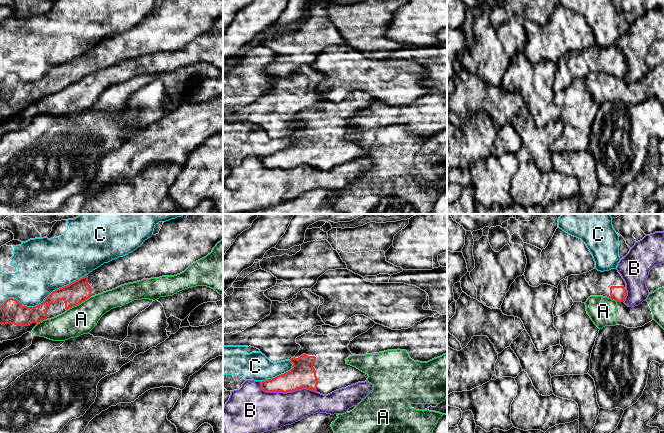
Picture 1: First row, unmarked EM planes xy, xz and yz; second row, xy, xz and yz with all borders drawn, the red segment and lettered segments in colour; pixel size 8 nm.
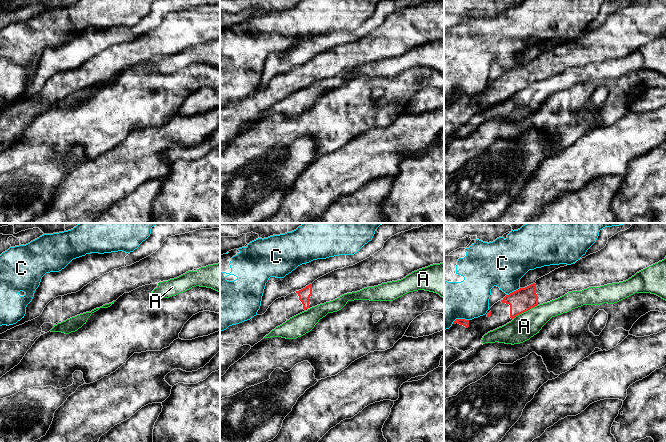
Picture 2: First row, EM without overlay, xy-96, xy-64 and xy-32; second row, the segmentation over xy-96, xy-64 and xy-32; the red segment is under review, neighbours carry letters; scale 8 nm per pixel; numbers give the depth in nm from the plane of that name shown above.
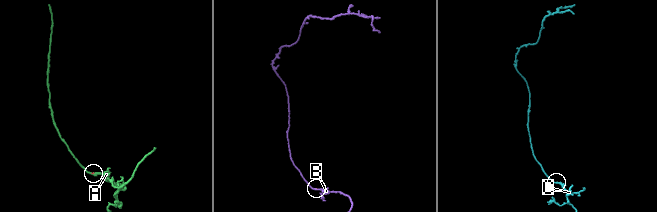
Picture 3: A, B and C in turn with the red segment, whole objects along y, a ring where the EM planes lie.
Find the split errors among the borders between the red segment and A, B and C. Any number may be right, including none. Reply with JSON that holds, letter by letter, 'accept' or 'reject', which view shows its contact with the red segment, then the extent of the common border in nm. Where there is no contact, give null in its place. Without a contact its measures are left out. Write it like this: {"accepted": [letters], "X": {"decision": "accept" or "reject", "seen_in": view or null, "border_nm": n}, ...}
{"accepted": [], "A": {"decision": "reject", "seen_in": "xy", "border_nm": 220}, "B": {"decision": "reject", "seen_in": "xz", "border_nm": 460}, "C": {"decision": "reject", "seen_in": "xy", "border_nm": 750}}

